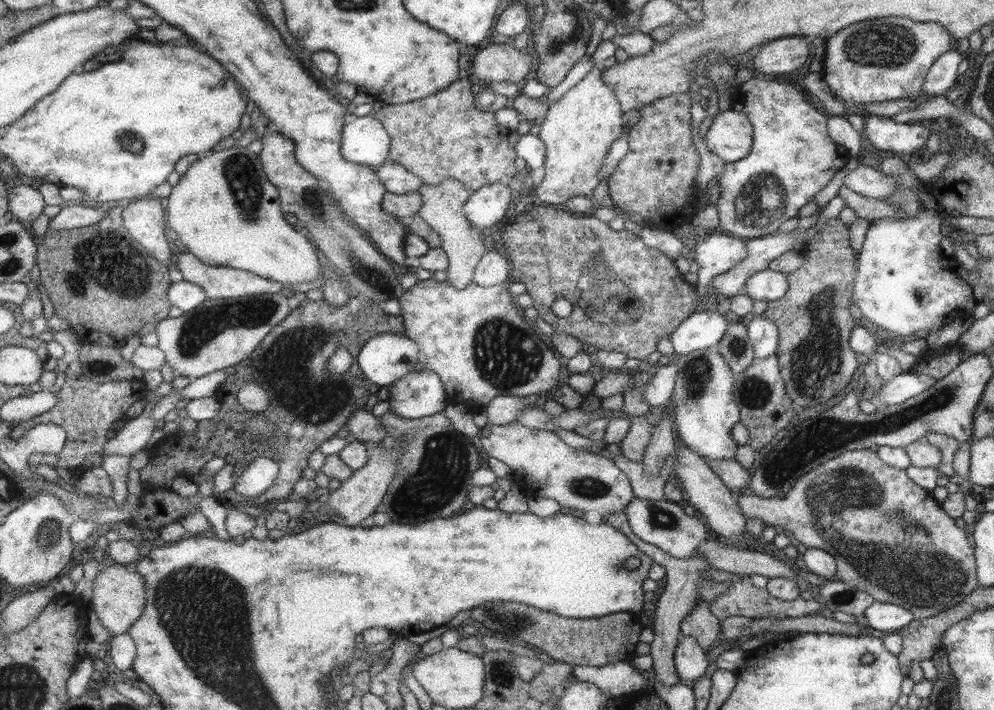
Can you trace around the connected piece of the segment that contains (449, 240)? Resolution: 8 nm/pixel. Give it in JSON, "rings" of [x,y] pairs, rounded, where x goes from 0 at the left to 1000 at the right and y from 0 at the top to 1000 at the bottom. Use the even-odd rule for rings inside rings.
{"rings":[[[450,252],[442,262],[426,261],[422,269],[425,273],[426,286],[423,303],[444,332],[446,337],[444,348],[450,355],[453,366],[452,377],[449,380],[452,385],[451,396],[462,408],[466,408],[477,397],[484,361],[492,348],[490,334],[482,337],[478,332],[480,330],[478,327],[479,318],[471,308],[467,297],[468,289],[478,269],[458,252]]]}

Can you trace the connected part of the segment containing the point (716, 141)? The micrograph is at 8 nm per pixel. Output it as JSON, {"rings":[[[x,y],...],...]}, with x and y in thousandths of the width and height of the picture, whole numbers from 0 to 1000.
{"rings":[[[732,154],[718,163],[708,200],[725,228],[745,227],[757,210],[757,175],[752,163]]]}

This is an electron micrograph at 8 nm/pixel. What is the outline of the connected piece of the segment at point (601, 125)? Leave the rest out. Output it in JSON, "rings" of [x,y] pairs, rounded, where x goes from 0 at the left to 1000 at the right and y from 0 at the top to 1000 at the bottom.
{"rings":[[[603,96],[595,99],[551,149],[540,190],[547,204],[546,254],[537,266],[543,285],[552,290],[568,287],[576,276],[594,277],[602,261],[601,244],[615,203],[625,190],[625,152],[617,128],[605,115]]]}

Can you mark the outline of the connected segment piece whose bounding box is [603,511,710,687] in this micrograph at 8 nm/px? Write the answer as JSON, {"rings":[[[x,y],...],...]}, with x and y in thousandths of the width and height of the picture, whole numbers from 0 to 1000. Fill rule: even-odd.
{"rings":[[[627,720],[613,724],[613,727],[607,731],[607,735],[616,741],[619,746],[624,748],[624,751],[630,756],[635,758],[636,765],[647,780],[652,782],[653,786],[656,786],[657,793],[668,800],[669,828],[667,828],[667,834],[665,834],[659,856],[659,868],[655,883],[657,903],[653,907],[653,923],[656,928],[655,941],[659,946],[660,958],[670,968],[677,966],[677,962],[682,962],[684,958],[680,948],[679,932],[677,932],[677,921],[679,921],[681,906],[686,899],[686,893],[684,892],[685,873],[687,873],[691,865],[695,865],[695,859],[697,859],[697,854],[701,851],[701,845],[705,845],[705,841],[701,837],[701,825],[703,815],[707,815],[707,810],[703,803],[714,801],[714,797],[708,792],[708,786],[706,786],[704,780],[691,786],[679,786],[669,776],[663,775],[660,769],[647,763],[644,758],[636,756],[633,737]]]}

